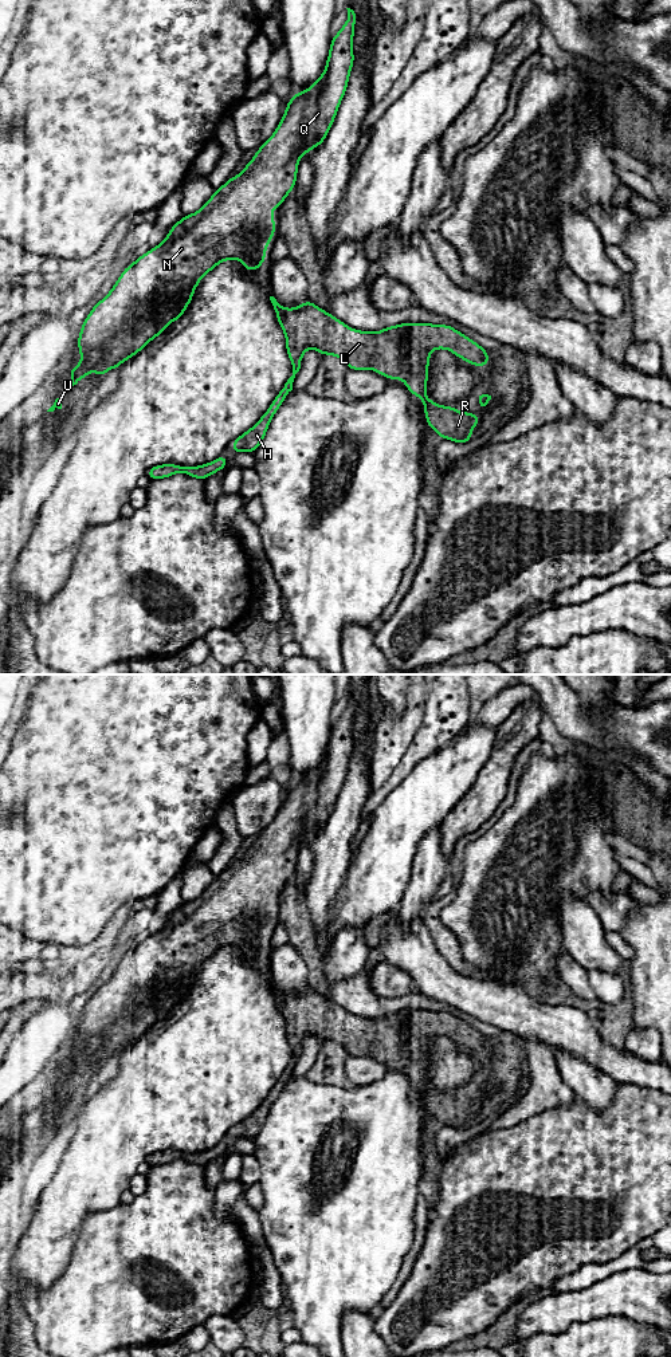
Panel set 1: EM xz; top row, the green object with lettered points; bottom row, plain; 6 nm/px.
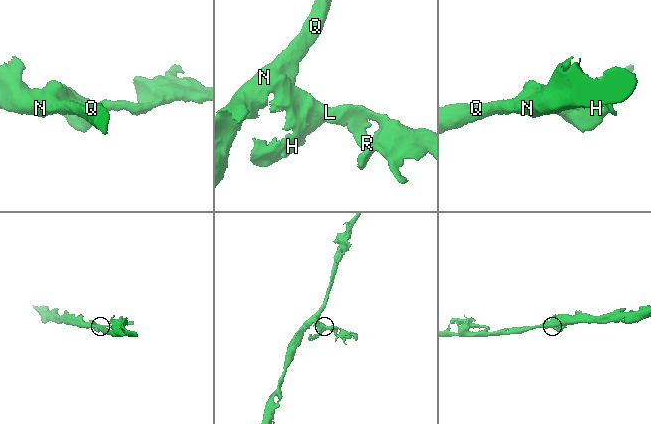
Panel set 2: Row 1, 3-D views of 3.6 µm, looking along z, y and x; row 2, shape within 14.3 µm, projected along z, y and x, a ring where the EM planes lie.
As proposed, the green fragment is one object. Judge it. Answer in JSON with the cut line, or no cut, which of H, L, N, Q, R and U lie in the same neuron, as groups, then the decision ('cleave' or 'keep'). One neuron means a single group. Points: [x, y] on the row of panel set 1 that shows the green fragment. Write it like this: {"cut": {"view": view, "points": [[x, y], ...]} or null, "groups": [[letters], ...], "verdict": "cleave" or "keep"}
{"cut": null, "groups": [["H", "L", "N", "Q", "R", "U"]], "verdict": "keep"}

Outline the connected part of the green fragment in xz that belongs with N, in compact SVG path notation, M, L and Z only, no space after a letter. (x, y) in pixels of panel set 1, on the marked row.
M350 8L346 9L348 20L340 32L331 36L326 67L321 78L306 91L294 93L275 133L258 149L244 170L231 177L223 186L216 189L200 211L193 215L184 215L184 217L169 229L166 239L140 256L133 264L127 266L110 292L93 307L78 337L78 349L82 361L68 370L71 375L71 388L90 371L97 371L99 378L102 378L109 369L118 369L123 361L134 357L153 338L164 334L166 331L165 324L176 322L187 310L200 279L211 272L219 263L229 259L240 259L243 267L250 272L262 267L262 263L266 260L266 248L275 236L275 219L270 212L274 208L279 208L294 189L301 154L305 153L309 156L313 148L318 148L325 141L348 87L350 70L354 63L353 35L356 13Z

